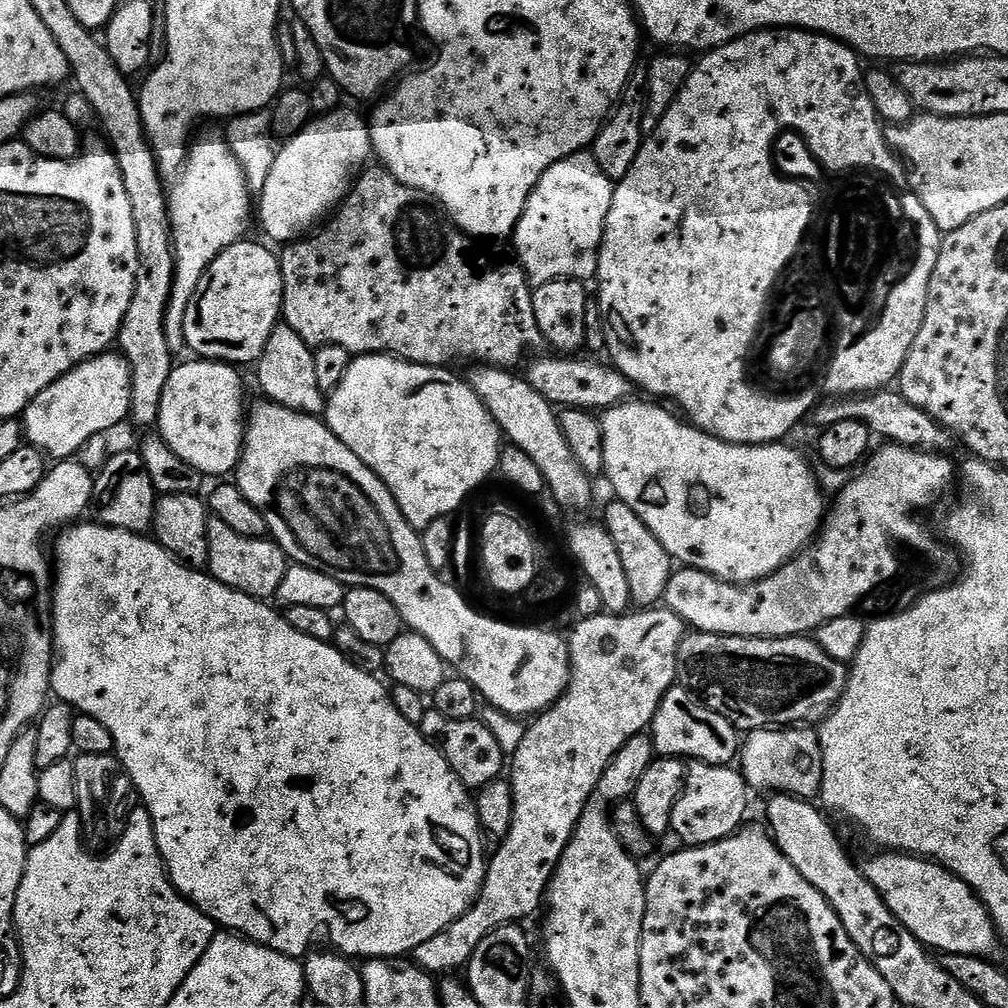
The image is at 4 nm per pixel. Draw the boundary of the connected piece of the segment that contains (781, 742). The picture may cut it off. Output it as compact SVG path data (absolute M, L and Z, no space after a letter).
M777 726L749 732L740 745L738 768L749 789L761 788L764 794L815 797L822 786L820 733L812 726Z

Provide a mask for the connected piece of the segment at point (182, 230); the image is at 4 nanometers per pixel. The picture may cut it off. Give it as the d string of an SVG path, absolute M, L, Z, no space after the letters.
M223 135L208 136L205 140L197 139L188 149L188 159L184 161L179 176L175 177L173 186L168 192L168 216L172 219L172 246L176 253L176 269L172 283L172 297L166 310L166 346L173 354L180 354L188 348L184 323L186 322L186 306L190 306L190 298L194 298L194 290L198 282L202 282L202 274L230 246L249 235L248 223L254 220L254 193L248 187L248 179L238 166L238 158L230 150L227 139Z

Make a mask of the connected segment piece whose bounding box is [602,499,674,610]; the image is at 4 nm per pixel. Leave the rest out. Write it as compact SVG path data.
M613 499L611 503L604 508L602 523L610 538L614 538L618 558L622 558L622 570L630 585L632 603L640 610L659 605L674 571L672 555L668 553L666 546L662 546L662 542L658 542L650 526L646 526L646 522L642 522L642 518L638 518L638 514L634 514L634 510L626 506L626 502Z

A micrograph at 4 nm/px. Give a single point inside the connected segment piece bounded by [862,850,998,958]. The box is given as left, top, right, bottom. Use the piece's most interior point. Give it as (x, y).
(941, 911)

